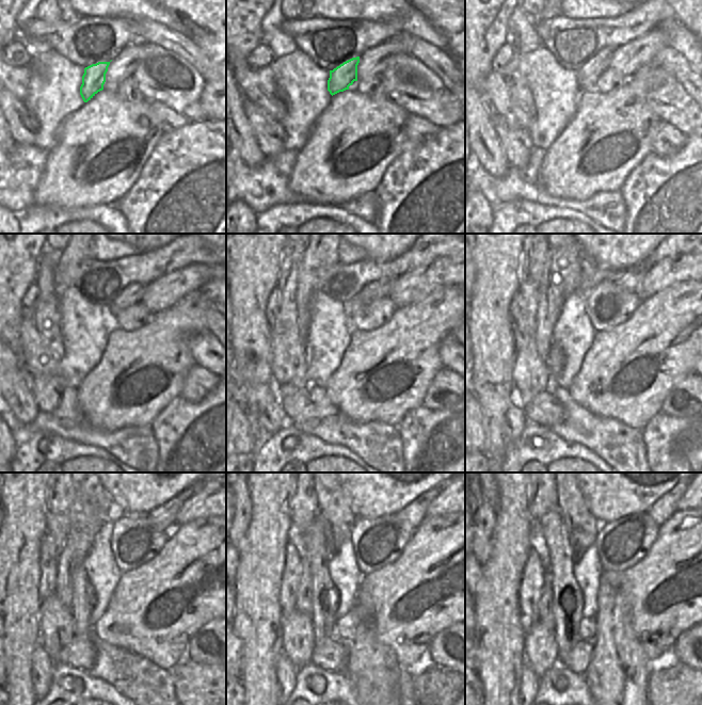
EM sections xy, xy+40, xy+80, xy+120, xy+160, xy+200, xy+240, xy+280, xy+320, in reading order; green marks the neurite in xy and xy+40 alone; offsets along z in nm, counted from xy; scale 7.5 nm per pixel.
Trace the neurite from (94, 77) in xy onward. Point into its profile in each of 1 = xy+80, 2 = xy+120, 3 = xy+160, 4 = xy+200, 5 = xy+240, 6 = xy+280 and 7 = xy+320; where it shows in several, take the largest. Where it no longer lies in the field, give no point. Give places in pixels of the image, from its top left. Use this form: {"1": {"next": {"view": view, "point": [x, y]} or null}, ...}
{"1": {"next": {"view": "xy+80", "point": [587, 75]}}, "2": {"next": {"view": "xy+120", "point": [131, 293]}}, "3": {"next": {"view": "xy+160", "point": [376, 290]}}, "4": {"next": {"view": "xy+200", "point": [631, 278]}}, "5": {"next": {"view": "xy+240", "point": [163, 517]}}, "6": {"next": {"view": "xy+280", "point": [414, 513]}}, "7": {"next": {"view": "xy+320", "point": [663, 509]}}}

